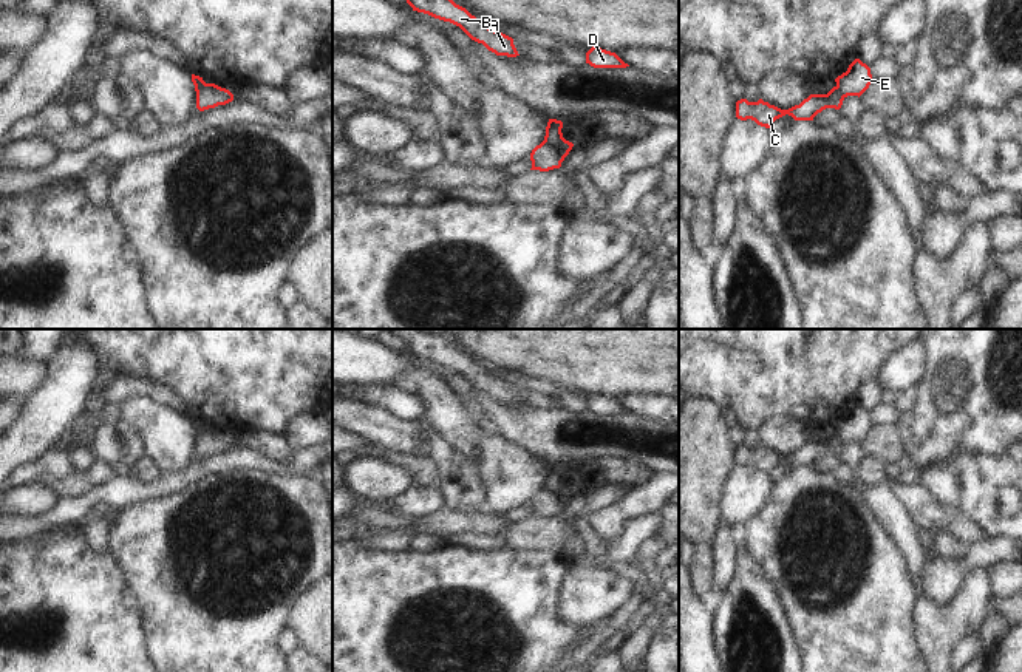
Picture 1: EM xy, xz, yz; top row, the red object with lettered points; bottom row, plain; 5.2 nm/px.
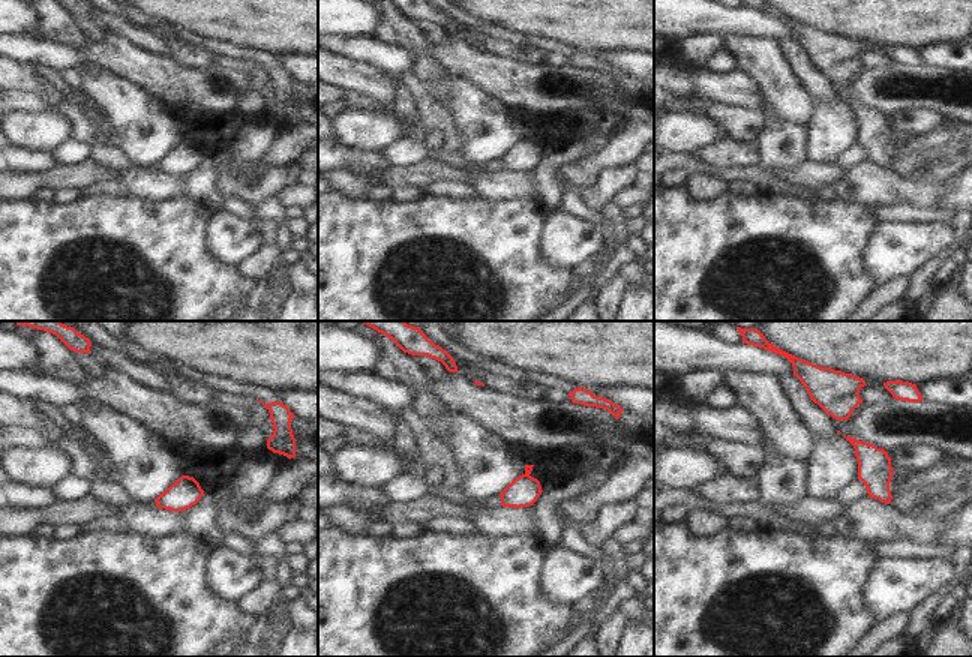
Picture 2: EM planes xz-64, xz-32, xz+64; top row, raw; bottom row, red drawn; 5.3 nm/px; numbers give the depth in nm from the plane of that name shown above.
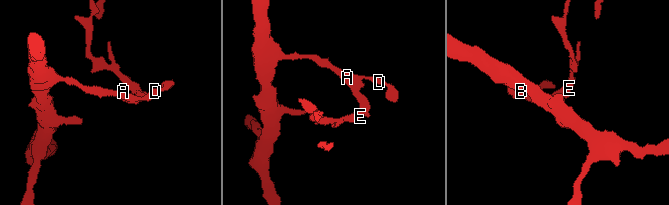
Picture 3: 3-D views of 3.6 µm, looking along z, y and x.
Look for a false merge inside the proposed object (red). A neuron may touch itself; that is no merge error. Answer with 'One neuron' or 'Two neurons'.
Two neurons

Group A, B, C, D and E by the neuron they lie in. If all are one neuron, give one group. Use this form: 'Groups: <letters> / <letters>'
Groups: A B C D / E

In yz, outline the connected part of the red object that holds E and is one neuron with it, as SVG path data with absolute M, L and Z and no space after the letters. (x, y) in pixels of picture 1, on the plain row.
M855 405L846 419L835 425L838 437L847 442L861 442L872 428L870 414L860 405Z

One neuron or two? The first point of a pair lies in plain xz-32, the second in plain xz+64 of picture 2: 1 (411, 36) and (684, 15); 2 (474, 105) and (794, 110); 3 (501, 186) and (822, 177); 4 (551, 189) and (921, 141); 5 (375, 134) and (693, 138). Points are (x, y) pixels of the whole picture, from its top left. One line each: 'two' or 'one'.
1: two
2: two
3: two
4: one
5: one

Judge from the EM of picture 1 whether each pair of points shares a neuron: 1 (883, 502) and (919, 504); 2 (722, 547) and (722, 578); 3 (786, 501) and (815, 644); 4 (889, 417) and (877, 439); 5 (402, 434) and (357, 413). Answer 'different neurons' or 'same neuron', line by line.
1: different neurons
2: same neuron
3: same neuron
4: different neurons
5: same neuron

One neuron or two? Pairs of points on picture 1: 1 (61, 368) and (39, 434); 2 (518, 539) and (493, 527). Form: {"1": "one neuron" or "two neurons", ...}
{"1": "one neuron", "2": "two neurons"}

